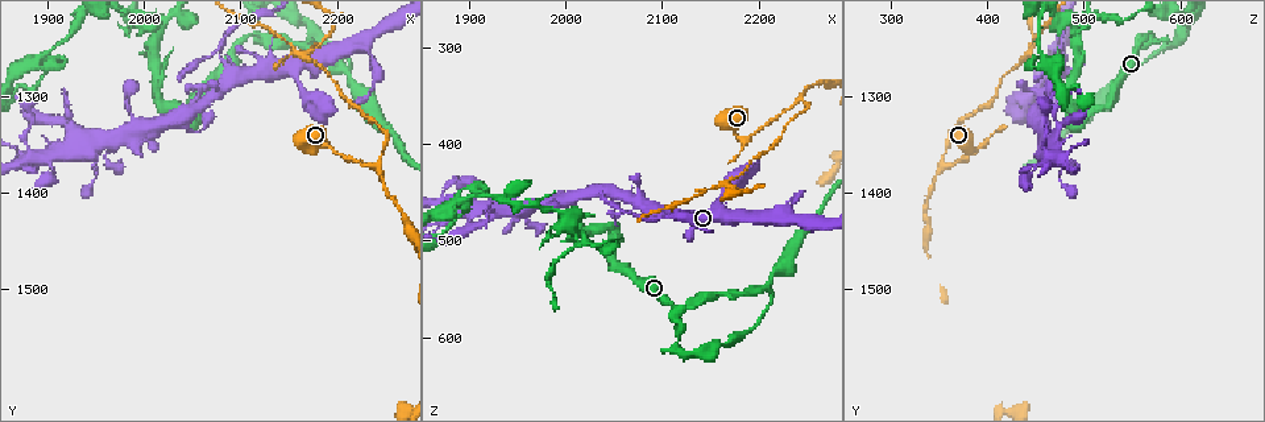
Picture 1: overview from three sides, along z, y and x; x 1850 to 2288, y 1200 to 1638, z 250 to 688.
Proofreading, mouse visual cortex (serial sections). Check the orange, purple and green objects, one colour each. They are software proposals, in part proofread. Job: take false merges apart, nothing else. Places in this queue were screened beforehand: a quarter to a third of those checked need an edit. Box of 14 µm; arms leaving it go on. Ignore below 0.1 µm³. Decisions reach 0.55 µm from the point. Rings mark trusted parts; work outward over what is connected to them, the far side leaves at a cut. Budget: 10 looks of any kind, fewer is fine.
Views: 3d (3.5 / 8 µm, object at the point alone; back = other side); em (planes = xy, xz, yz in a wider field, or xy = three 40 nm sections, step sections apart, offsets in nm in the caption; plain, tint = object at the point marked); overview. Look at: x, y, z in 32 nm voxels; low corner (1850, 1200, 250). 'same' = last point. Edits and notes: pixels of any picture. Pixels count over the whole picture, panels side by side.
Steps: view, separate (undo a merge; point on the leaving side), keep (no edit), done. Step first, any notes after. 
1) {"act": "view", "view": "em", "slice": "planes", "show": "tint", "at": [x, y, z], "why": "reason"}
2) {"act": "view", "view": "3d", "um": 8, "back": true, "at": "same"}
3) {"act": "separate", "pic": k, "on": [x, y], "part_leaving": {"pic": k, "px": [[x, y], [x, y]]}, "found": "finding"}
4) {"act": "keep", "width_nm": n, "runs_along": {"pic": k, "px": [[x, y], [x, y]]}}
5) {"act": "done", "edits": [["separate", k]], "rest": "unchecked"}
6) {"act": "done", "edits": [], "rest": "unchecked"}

{"act": "view", "view": "3d", "um": 3.5, "at": [2115, 1235, 565], "why": "a narrow waist"}

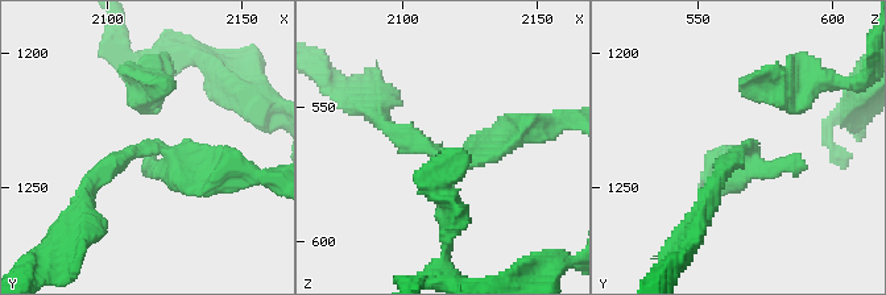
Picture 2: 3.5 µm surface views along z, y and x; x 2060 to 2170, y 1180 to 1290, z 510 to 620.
{"act": "view", "view": "em", "slice": "xy", "step": 1, "show": "tint", "at": [2115, 1235, 569]}

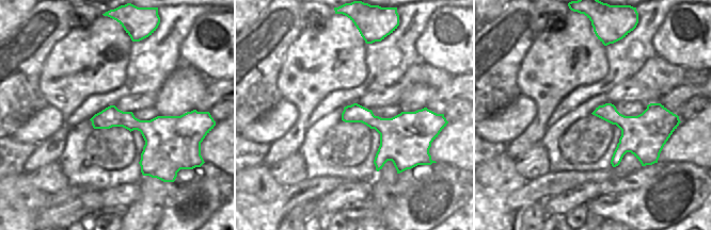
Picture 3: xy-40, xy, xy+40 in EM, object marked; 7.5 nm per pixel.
{"act": "keep", "runs_along": {"pic": 2, "px": [[86, 188], [139, 148], [223, 177]]}, "found": "one cell here"}

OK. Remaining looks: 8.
{"act": "view", "view": "3d", "um": 8, "back": true, "at": [2210, 1270, 545]}

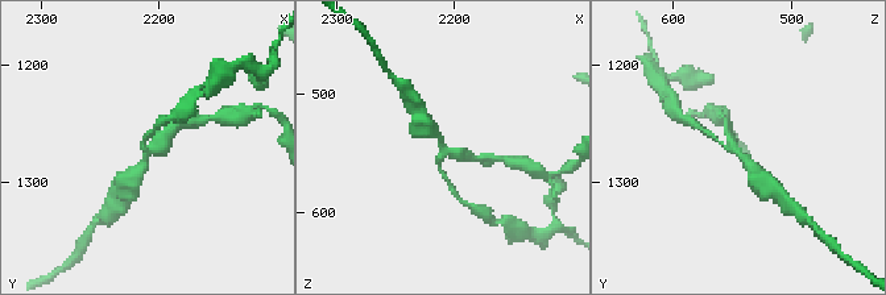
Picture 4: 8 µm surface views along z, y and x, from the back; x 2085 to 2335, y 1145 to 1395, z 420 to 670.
{"act": "view", "view": "em", "slice": "xy", "step": 2, "show": "tint", "at": [2210, 1272, 550], "why": "shape alone is not enough"}

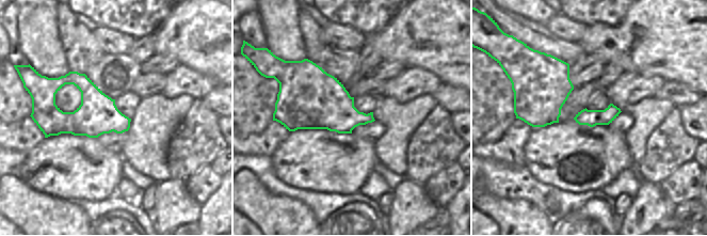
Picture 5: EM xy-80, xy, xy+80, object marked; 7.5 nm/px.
{"act": "keep", "arms": 3, "runs_along": {"pic": 4, "px": [[179, 125], [153, 144], [132, 177]]}, "found": "continuous, no second cell"}

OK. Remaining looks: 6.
{"act": "view", "view": "3d", "um": 3.5, "at": [2095, 1275, 470], "why": "arms part here"}

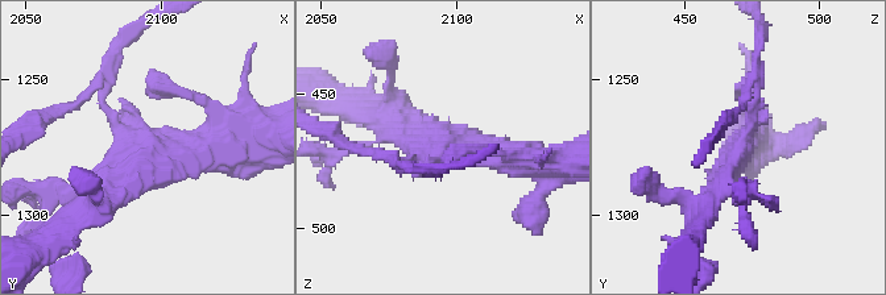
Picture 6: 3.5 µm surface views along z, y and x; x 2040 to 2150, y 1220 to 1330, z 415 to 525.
{"act": "view", "view": "em", "slice": "xy", "step": 2, "show": "tint", "at": [2097, 1278, 469], "arms": 3, "arm_widths_nm": [150, 250, 350]}

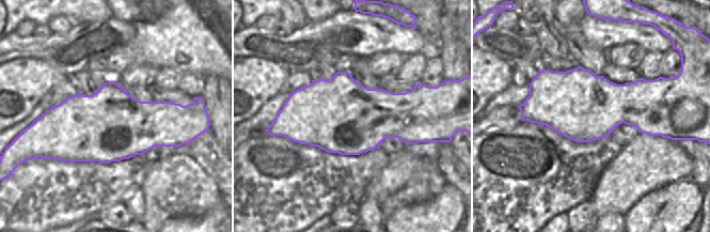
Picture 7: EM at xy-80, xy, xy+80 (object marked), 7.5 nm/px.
{"act": "separate", "pic": 6, "on": [108, 80], "width_nm": 550, "part_leaving": {"pic": 6, "px": [[749, 125], [760, 88], [760, 36]]}, "found": "a second cell is stuck on"}

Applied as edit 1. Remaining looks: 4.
{"act": "view", "view": "3d", "um": 3.5, "back": true, "at": [2240, 1370, 355], "why": "a fork"}

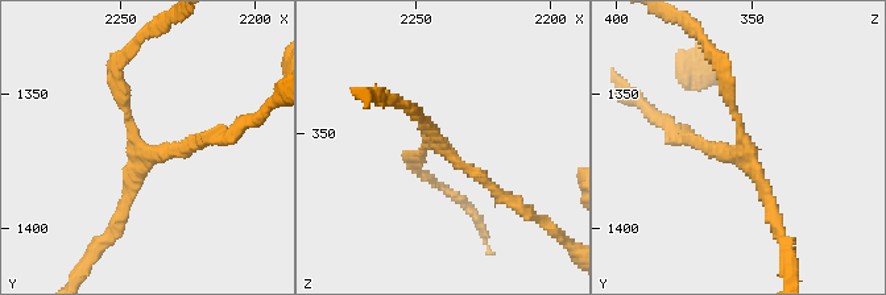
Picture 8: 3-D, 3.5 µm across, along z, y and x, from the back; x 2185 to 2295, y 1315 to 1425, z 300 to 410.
{"act": "view", "view": "em", "slice": "xy", "step": 2, "show": "tint", "at": [2241, 1373, 354]}

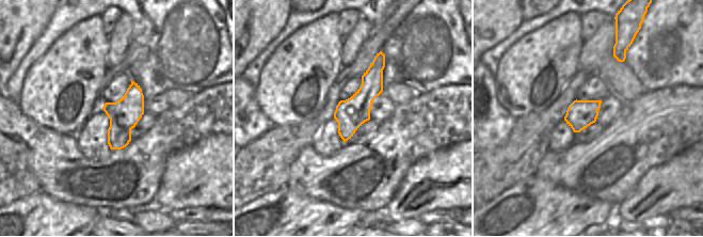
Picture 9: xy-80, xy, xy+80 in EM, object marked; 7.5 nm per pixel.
{"act": "keep", "width_nm": 240, "runs_along": {"pic": 9, "px": [[381, 56], [345, 137]]}, "found": "all the same cell"}

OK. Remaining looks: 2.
{"act": "done", "edits": [["separate", 6]], "rest": "unchecked"}

